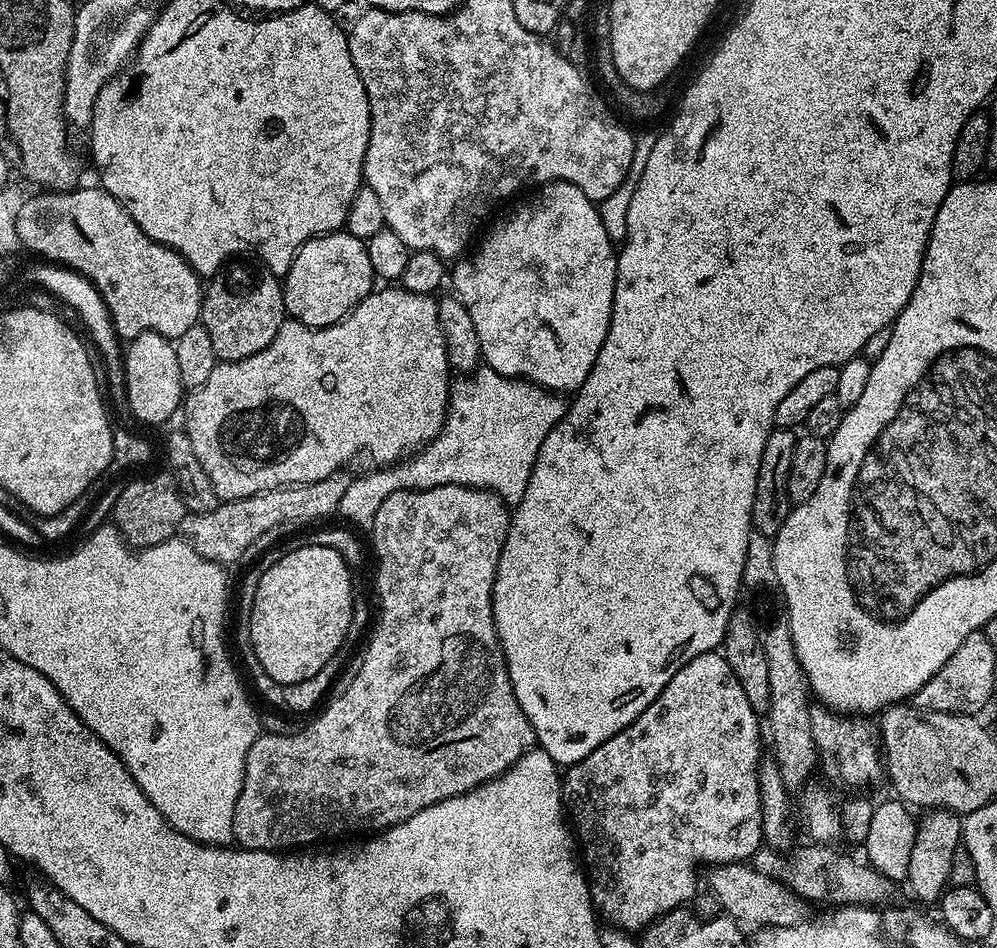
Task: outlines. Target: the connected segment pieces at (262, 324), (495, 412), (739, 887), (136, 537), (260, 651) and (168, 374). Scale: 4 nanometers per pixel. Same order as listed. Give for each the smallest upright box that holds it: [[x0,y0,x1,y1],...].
[[199,264,284,361],[339,366,566,526],[708,863,805,928],[114,472,188,549],[246,542,352,686],[122,332,186,424]]

